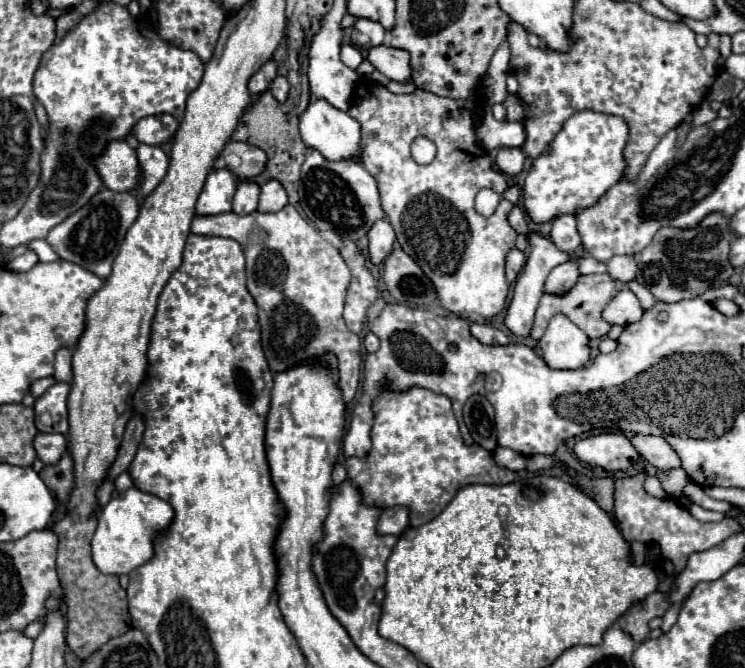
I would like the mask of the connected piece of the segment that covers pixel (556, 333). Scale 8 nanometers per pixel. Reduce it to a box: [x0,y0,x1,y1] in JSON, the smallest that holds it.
[538,314,590,370]

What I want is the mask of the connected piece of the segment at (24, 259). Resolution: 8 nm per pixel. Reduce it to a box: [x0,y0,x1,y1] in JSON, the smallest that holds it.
[8,252,38,272]

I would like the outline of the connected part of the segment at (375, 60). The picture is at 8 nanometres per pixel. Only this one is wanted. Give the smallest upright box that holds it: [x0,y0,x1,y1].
[368,44,410,82]

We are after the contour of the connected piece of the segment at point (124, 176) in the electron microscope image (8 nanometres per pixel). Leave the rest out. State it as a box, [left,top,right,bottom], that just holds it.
[96,142,142,192]

